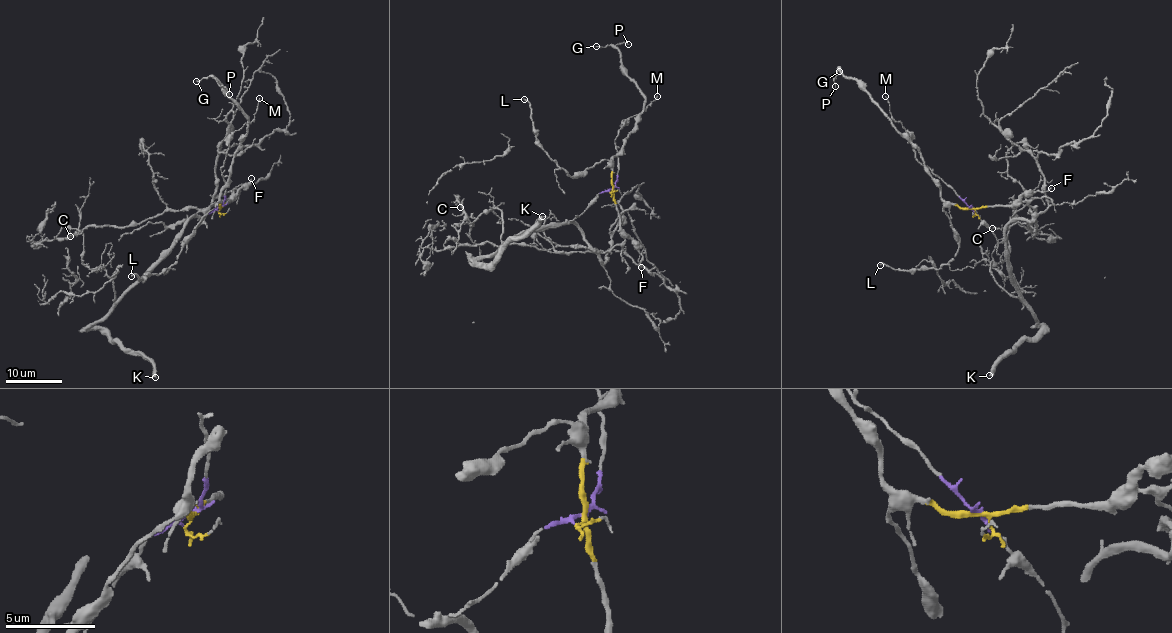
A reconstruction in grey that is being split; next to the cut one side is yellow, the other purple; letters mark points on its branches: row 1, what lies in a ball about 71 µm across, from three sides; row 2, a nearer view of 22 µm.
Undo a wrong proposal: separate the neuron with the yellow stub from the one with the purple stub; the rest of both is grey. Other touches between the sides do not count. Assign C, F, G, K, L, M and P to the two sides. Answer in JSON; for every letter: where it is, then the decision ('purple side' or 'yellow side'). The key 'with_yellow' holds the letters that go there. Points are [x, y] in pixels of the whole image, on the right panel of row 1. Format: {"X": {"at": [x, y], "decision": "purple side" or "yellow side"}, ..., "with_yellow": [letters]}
{"C": {"at": [992, 228], "decision": "purple side"}, "F": {"at": [1051, 188], "decision": "yellow side"}, "G": {"at": [839, 71], "decision": "yellow side"}, "K": {"at": [989, 375], "decision": "purple side"}, "L": {"at": [880, 265], "decision": "yellow side"}, "M": {"at": [885, 96], "decision": "purple side"}, "P": {"at": [835, 86], "decision": "yellow side"}, "with_yellow": ["F", "G", "L", "P"]}

